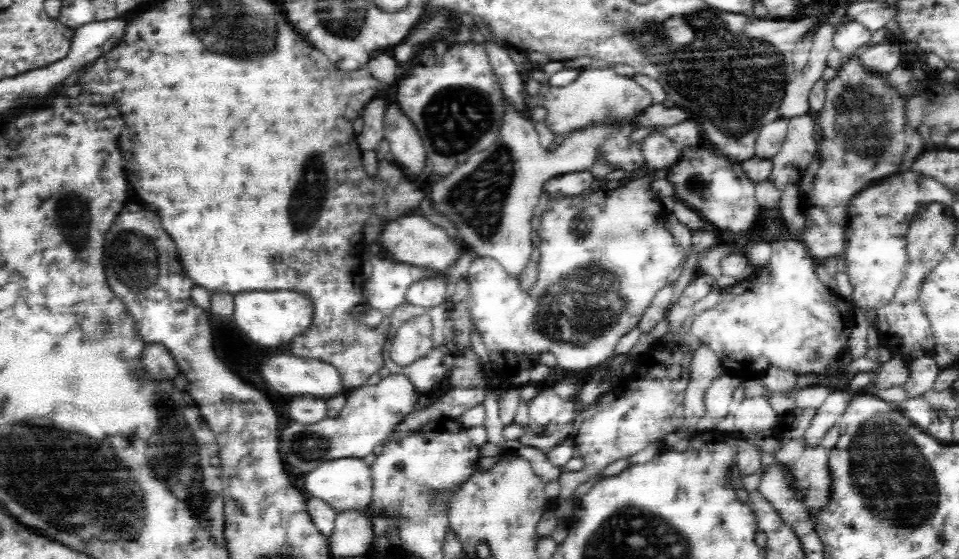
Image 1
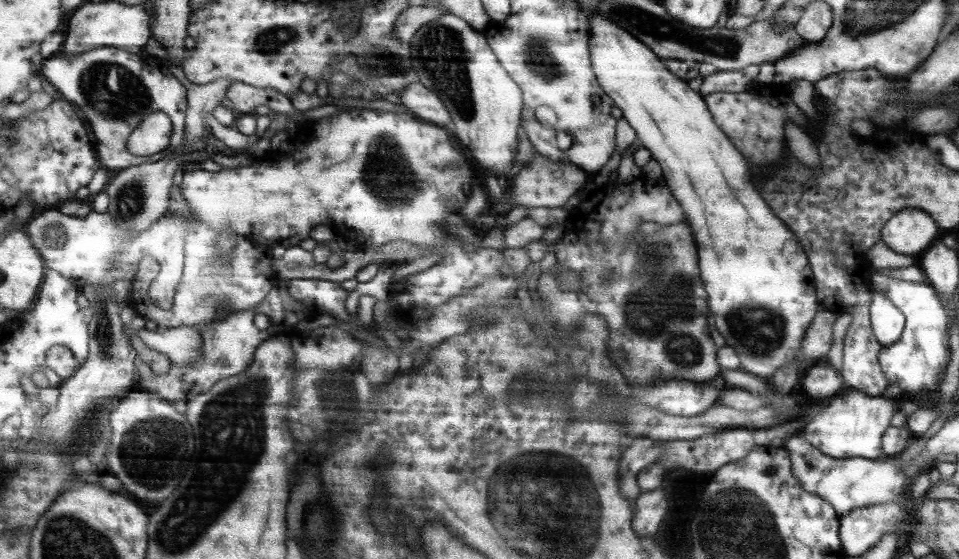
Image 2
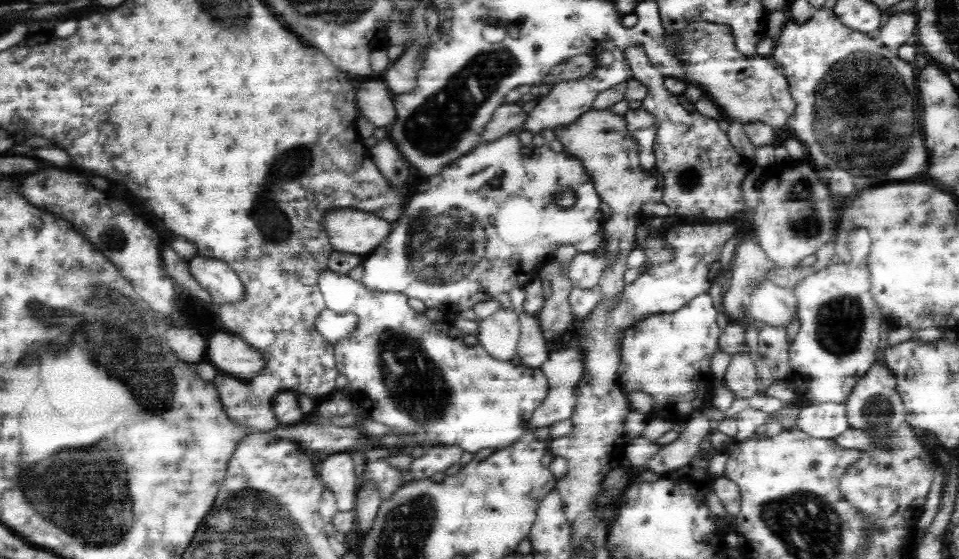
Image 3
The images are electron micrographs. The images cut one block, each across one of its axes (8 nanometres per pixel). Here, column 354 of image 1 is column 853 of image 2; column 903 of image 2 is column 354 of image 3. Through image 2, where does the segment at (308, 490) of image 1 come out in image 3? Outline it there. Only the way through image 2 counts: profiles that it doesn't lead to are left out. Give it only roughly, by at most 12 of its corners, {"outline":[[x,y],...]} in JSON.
{"outline":[[350,451],[328,455],[317,466],[337,510],[355,507],[359,478]]}

